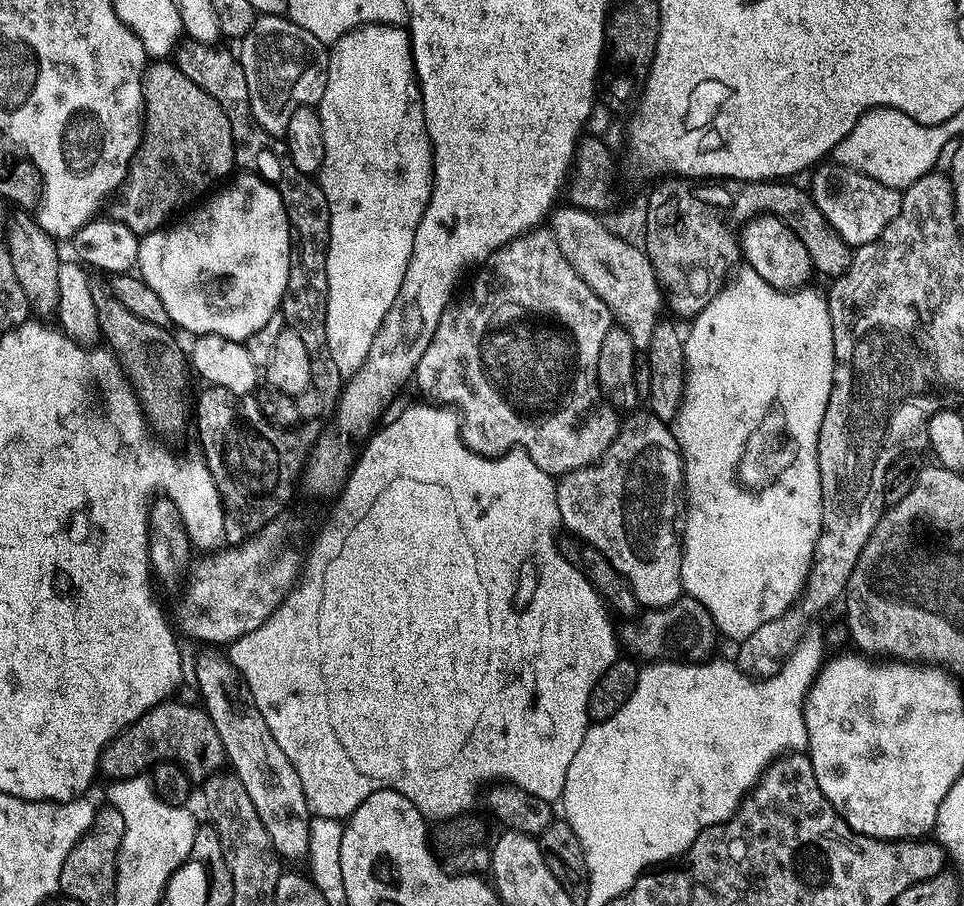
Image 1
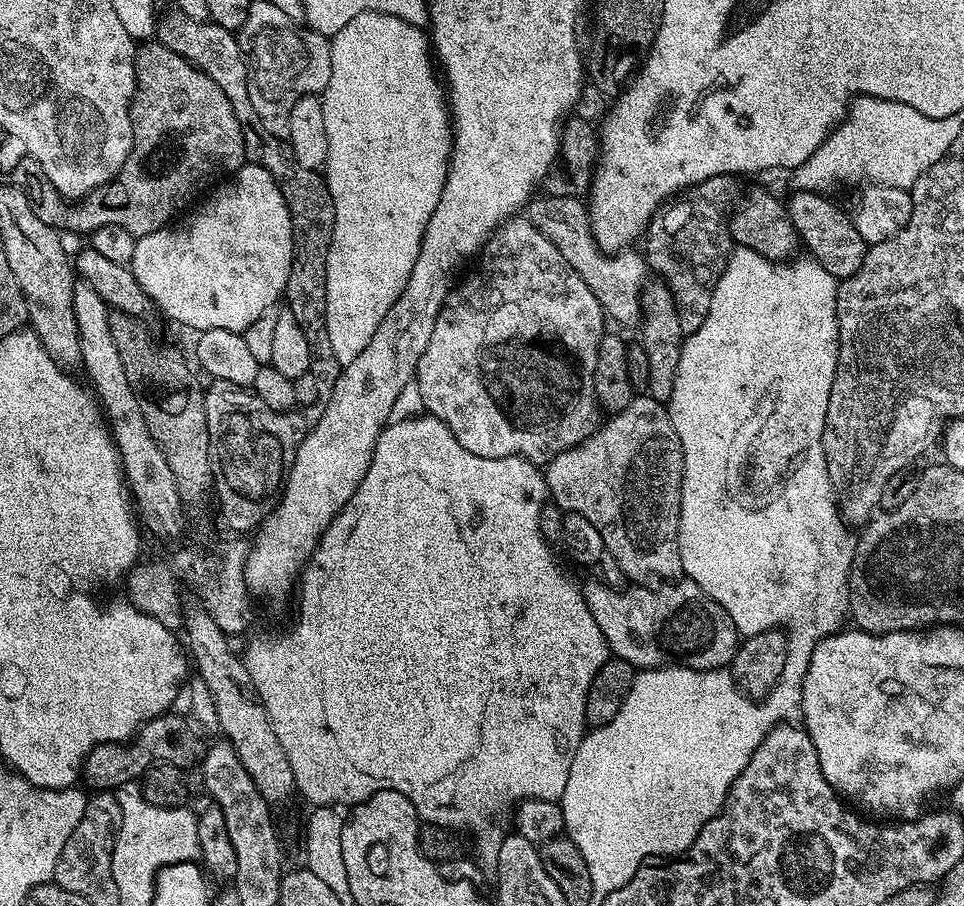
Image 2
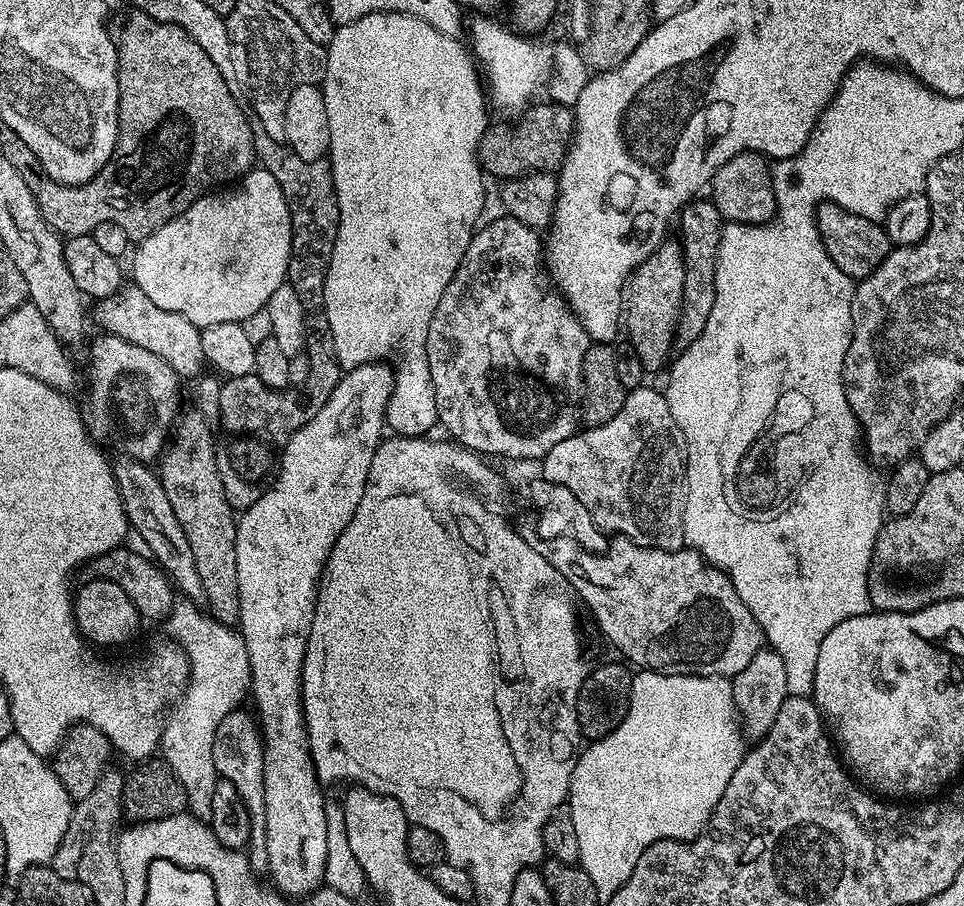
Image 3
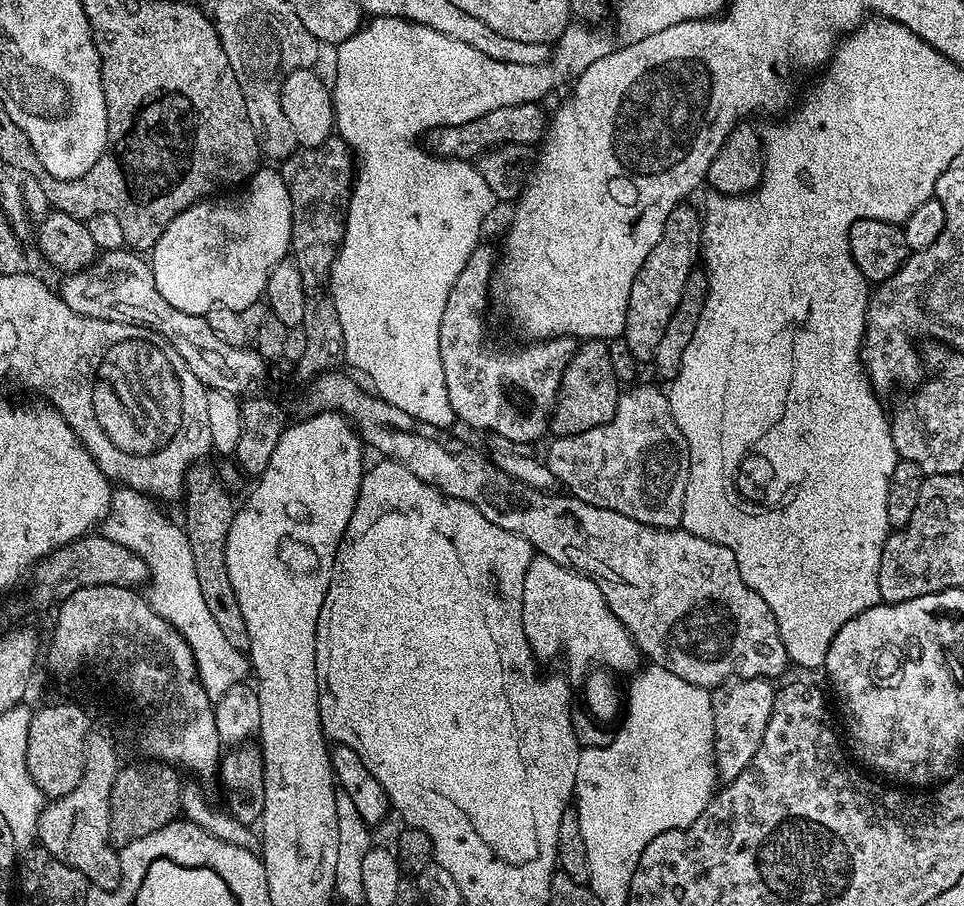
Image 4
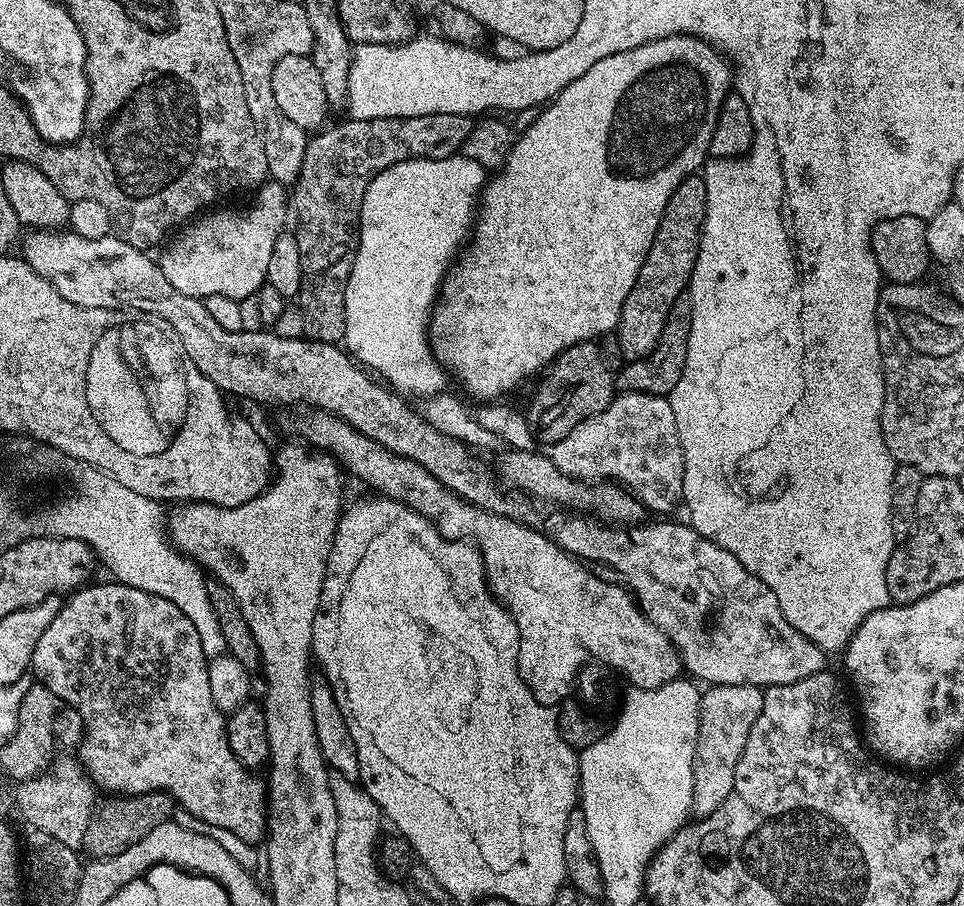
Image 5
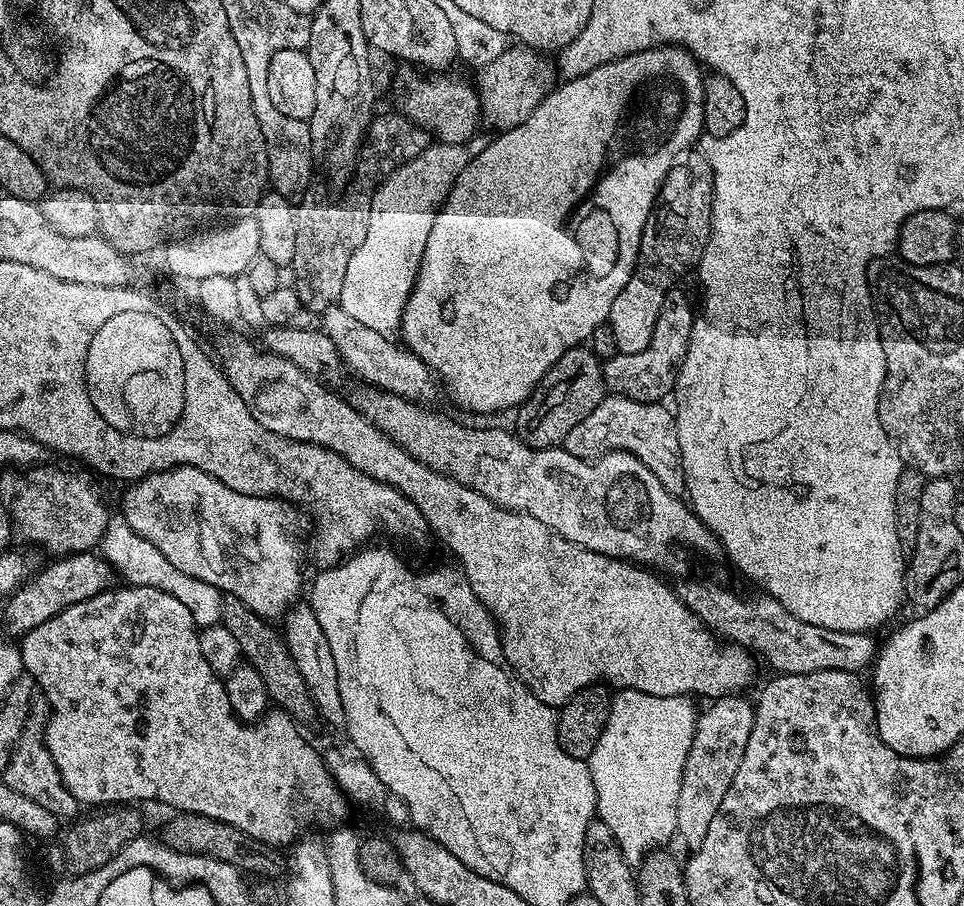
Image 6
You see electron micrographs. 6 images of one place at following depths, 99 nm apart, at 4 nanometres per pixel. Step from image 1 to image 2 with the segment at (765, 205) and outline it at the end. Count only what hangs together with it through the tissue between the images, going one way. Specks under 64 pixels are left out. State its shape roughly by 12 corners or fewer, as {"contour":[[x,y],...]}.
{"contour":[[820,192],[787,197],[794,230],[837,281],[869,245],[847,211]]}

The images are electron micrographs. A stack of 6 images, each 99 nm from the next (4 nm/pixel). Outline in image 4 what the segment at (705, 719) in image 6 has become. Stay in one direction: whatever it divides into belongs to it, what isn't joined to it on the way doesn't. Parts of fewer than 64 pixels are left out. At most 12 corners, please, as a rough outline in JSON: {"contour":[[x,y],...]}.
{"contour":[[759,676],[711,689],[716,775],[758,754],[778,688]]}

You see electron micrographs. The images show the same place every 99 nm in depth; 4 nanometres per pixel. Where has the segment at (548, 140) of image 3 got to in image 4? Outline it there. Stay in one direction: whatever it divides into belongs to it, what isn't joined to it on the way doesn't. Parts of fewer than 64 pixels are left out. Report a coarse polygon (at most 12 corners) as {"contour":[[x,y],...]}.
{"contour":[[539,103],[498,106],[474,122],[434,128],[427,151],[472,162],[501,144],[539,145]]}

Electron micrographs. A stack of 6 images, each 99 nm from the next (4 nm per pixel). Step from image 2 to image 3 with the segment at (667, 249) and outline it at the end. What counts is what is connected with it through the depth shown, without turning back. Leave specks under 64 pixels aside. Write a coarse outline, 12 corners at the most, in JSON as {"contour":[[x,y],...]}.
{"contour":[[708,198],[678,213],[686,286],[677,353],[706,330],[722,217]]}

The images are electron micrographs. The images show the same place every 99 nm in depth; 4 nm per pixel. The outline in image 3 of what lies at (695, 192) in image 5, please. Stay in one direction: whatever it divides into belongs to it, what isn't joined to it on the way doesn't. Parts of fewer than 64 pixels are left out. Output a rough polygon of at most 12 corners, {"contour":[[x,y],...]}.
{"contour":[[665,238],[626,285],[628,340],[648,372],[669,363],[686,286]]}

